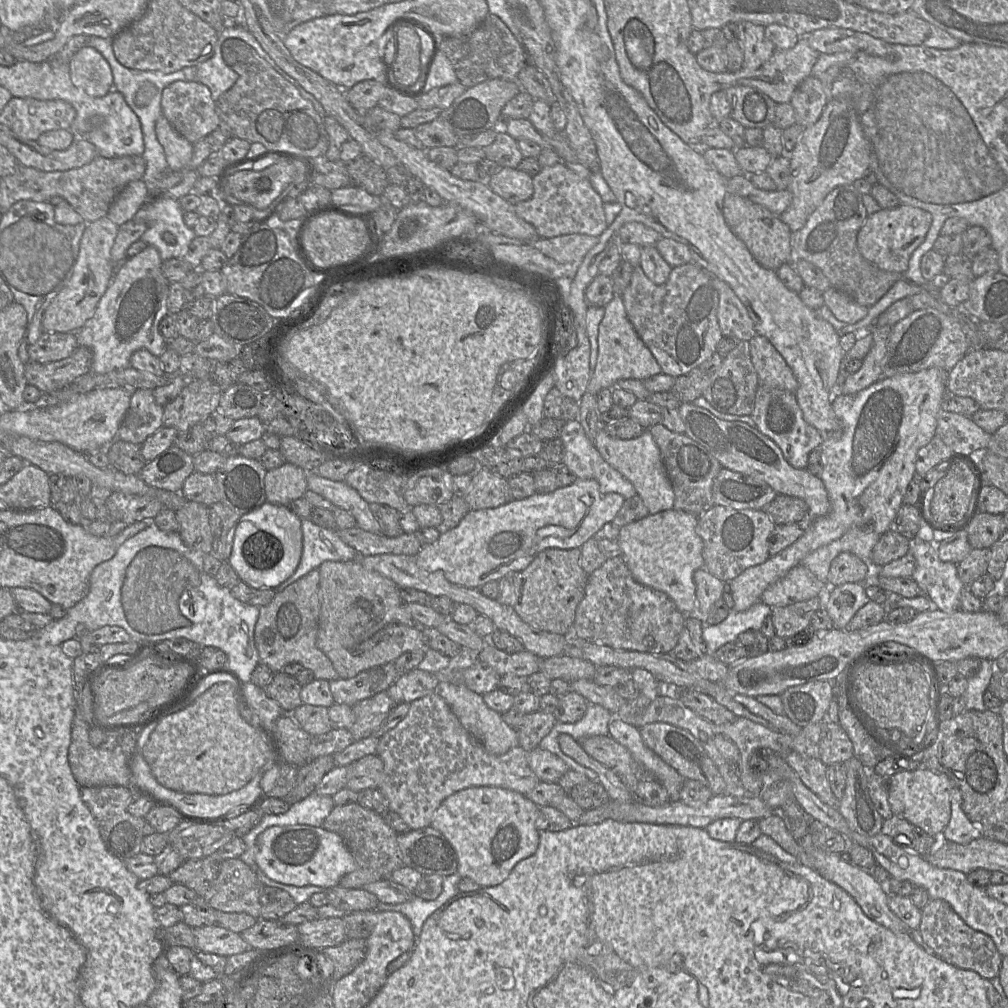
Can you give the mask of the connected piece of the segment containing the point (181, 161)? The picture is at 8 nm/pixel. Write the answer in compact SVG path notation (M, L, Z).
M164 115L157 119L155 131L164 150L168 170L182 170L192 158L193 144L178 134Z

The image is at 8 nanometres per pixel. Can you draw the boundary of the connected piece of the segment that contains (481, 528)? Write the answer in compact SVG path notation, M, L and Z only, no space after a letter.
M580 479L569 486L550 493L535 493L521 500L510 500L496 508L470 510L453 529L442 531L439 538L423 545L416 564L421 570L441 571L453 584L480 589L487 582L497 580L524 570L533 559L547 548L572 549L581 546L606 524L613 521L623 506L625 498L618 493L601 493L594 479Z

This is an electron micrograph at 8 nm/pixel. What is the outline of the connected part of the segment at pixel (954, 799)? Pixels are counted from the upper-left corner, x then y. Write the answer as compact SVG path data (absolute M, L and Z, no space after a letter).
M954 786L951 792L951 817L940 839L957 844L968 844L983 836L980 827L972 823L961 807L960 790Z

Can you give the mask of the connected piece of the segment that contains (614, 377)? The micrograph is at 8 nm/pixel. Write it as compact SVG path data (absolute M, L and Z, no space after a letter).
M621 296L614 298L604 307L605 313L599 324L598 332L598 358L594 372L586 388L586 392L579 401L579 422L584 428L587 437L594 440L604 424L597 405L597 394L604 388L614 388L619 380L635 379L645 380L651 376L662 373L657 360L636 333L628 319L624 302Z

